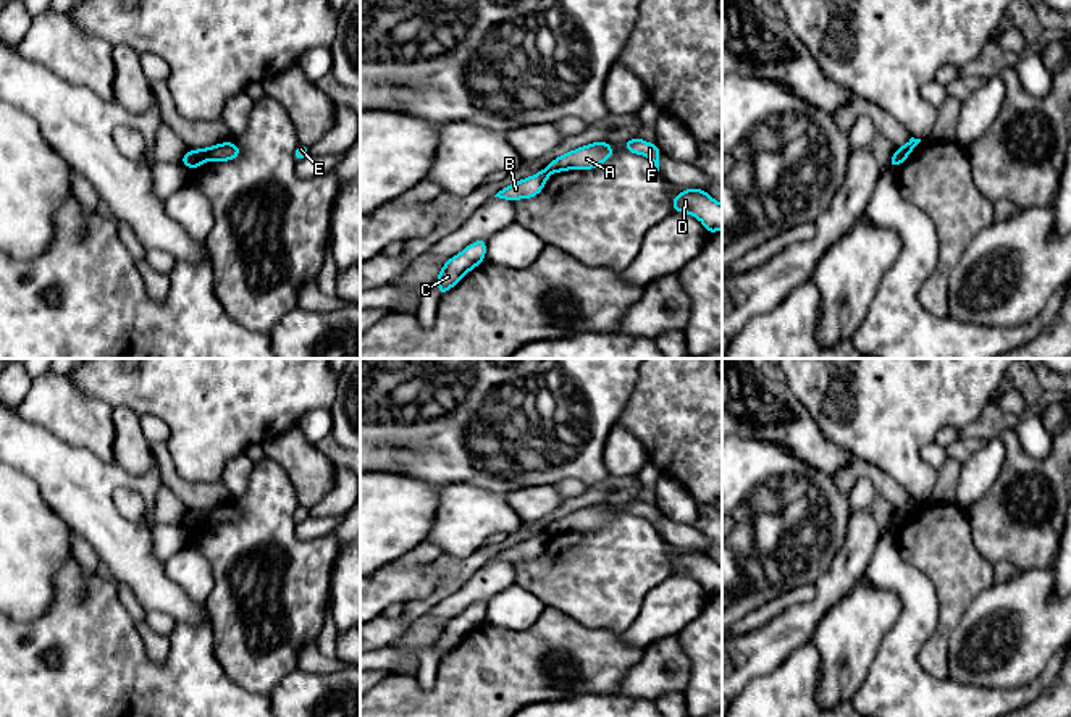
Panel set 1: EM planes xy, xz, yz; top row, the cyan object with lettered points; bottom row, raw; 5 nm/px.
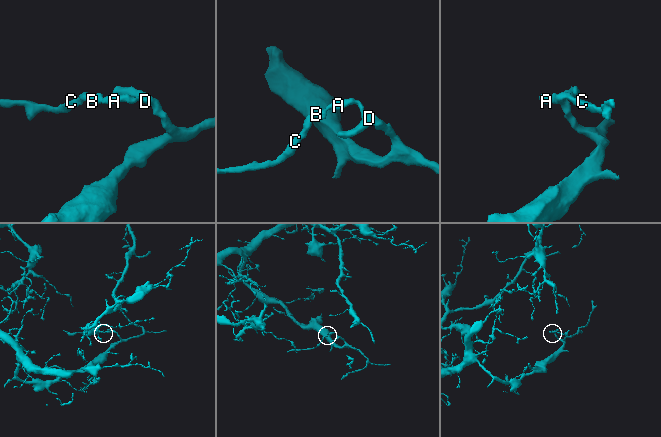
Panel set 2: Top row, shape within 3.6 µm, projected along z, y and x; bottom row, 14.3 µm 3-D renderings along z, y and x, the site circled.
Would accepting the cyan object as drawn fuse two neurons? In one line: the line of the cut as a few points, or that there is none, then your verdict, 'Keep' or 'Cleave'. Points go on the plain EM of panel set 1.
Split along xz (545, 532), (550, 535). Cleave

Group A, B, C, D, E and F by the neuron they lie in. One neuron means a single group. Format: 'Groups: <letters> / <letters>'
Groups: A D E F / B C

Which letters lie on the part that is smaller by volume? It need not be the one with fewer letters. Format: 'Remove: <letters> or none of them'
Remove: B, C

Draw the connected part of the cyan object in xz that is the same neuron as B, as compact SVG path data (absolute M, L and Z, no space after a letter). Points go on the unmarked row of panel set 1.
M541 531L530 539L520 541L501 551L494 559L506 560L510 564L519 560L531 560L543 552L548 539L549 539L549 535L546 531Z

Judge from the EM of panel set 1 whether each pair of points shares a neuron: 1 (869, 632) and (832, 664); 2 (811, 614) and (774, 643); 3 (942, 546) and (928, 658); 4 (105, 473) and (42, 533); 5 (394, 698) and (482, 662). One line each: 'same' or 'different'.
1: same
2: same
3: same
4: different
5: same

